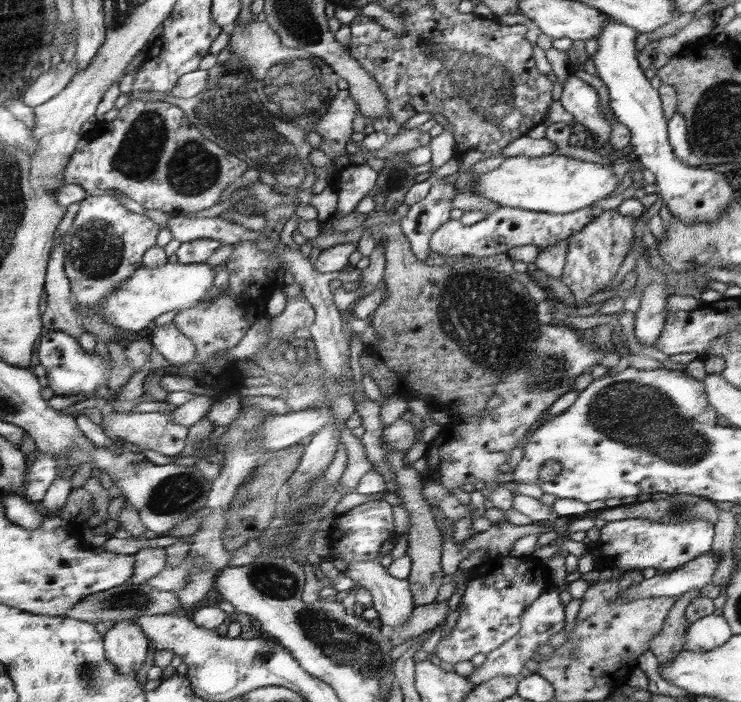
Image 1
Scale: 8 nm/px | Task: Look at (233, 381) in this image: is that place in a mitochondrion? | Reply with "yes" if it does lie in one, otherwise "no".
no

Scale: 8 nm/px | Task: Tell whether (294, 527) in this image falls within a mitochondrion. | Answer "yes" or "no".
yes

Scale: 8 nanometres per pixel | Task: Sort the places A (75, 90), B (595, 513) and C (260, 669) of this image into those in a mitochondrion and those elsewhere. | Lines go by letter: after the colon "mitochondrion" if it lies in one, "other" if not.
A: other
B: other
C: other

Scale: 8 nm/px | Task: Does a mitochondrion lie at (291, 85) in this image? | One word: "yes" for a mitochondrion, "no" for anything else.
yes

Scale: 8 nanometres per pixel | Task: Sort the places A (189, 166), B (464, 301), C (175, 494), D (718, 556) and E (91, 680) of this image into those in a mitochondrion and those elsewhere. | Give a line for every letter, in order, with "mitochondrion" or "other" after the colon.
A: mitochondrion
B: mitochondrion
C: mitochondrion
D: other
E: mitochondrion

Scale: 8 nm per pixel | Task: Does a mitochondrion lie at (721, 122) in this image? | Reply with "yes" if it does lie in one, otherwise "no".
yes

